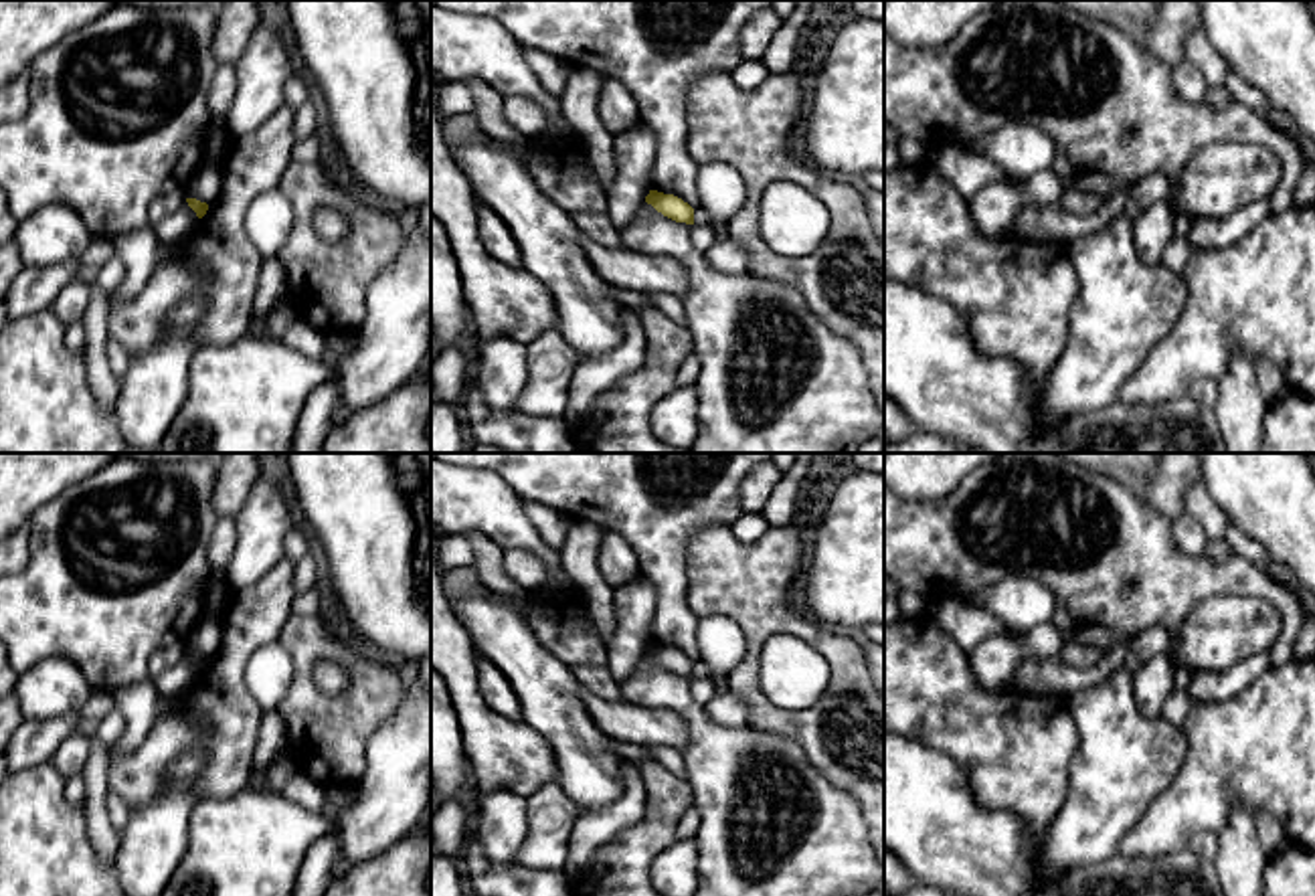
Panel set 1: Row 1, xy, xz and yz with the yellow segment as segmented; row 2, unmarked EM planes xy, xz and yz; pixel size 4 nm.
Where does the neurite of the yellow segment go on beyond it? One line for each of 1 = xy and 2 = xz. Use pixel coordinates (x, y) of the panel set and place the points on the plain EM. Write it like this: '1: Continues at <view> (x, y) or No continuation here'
1: No continuation here
2: No continuation here

